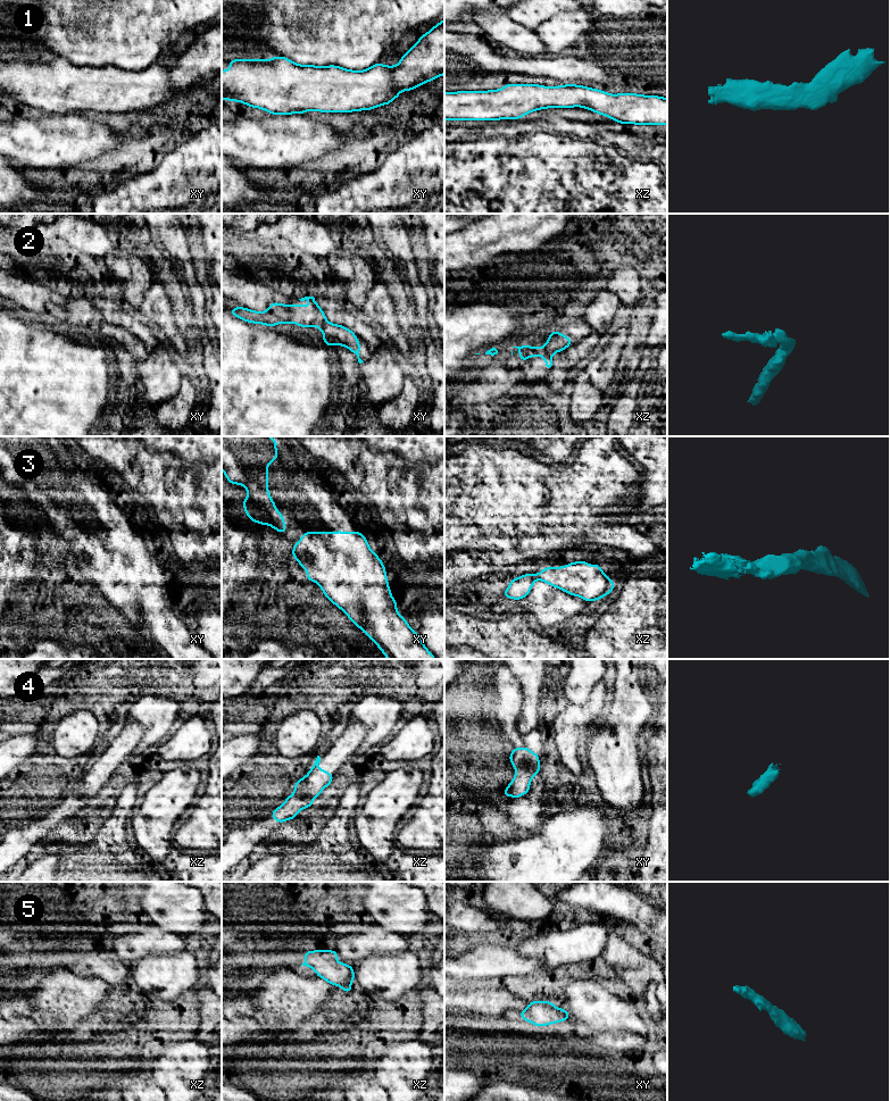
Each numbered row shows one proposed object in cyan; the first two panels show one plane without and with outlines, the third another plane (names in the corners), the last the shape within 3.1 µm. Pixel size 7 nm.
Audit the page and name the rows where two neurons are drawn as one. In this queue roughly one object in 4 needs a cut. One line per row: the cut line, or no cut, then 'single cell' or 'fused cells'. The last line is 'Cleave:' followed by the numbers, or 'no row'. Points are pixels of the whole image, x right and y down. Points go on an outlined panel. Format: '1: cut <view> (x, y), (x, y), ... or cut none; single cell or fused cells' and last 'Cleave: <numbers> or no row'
1: cut none; single cell
2: cut xz (540, 348), (550, 357); fused cells
3: cut none; single cell
4: cut none; single cell
5: cut none; single cell
Cleave: 2

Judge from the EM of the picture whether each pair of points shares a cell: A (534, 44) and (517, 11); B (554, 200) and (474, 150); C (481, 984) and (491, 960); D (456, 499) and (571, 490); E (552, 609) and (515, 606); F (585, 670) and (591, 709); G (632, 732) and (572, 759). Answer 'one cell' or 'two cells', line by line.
A: two cells
B: one cell
C: two cells
D: one cell
E: one cell
F: two cells
G: two cells

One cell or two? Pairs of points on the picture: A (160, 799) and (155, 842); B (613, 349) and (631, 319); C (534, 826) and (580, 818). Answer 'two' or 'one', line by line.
A: one
B: two
C: two

